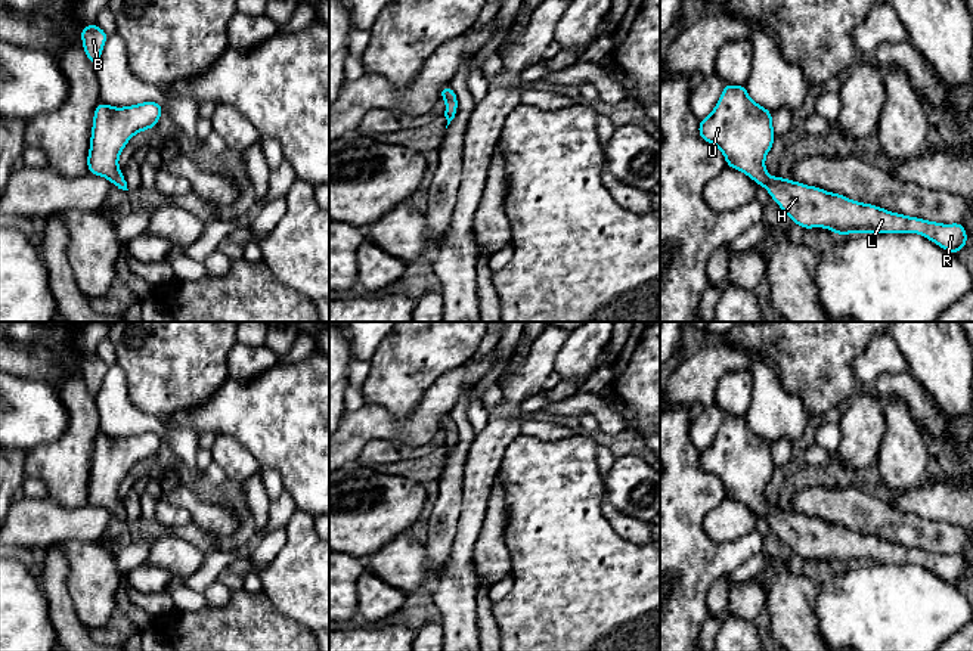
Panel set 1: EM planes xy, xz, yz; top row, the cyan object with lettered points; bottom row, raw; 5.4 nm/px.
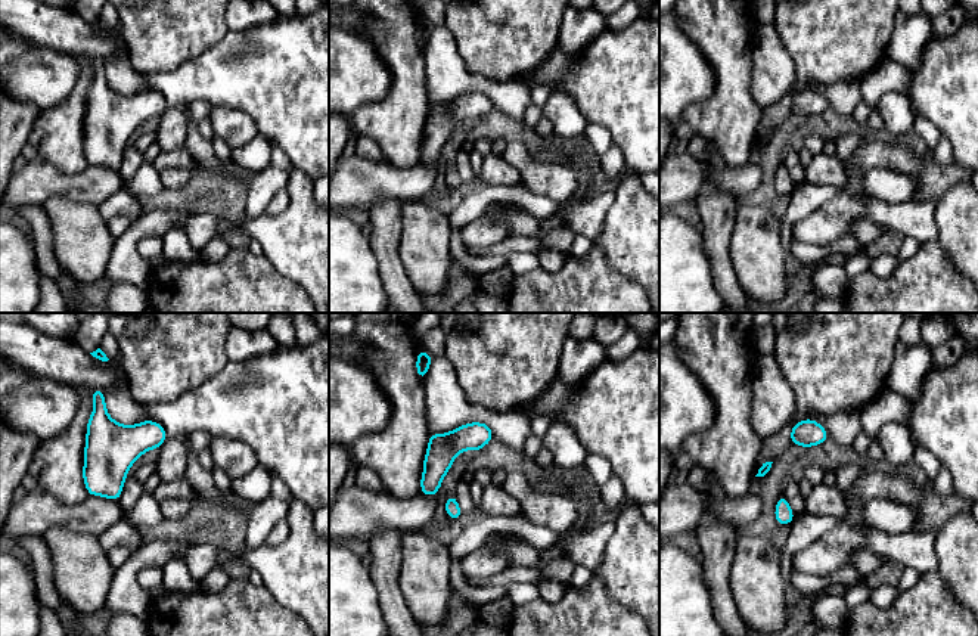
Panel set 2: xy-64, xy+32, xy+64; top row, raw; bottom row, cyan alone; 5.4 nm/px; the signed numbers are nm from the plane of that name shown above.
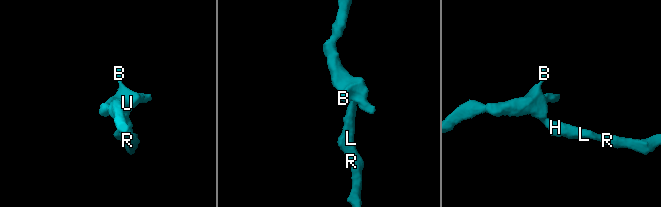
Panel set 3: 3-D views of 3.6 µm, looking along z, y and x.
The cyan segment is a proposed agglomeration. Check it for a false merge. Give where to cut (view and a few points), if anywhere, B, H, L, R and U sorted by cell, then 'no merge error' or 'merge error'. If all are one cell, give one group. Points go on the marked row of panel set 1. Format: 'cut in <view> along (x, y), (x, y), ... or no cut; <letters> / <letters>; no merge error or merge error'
no cut; B H L R U; no merge error

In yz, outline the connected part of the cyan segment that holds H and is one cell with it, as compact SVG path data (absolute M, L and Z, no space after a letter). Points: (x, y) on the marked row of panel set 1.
M725 84L715 109L698 121L700 137L718 146L725 156L726 167L747 174L759 186L763 186L794 224L806 229L824 227L840 236L849 233L918 233L935 242L942 249L957 254L967 244L963 223L936 223L918 217L910 217L887 211L873 204L852 201L842 193L831 193L816 186L808 186L794 180L772 177L766 173L765 158L774 146L772 112L753 102L746 86Z

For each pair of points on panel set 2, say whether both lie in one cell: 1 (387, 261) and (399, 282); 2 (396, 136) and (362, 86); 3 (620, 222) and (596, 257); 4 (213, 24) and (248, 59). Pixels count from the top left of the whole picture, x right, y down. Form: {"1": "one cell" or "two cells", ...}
{"1": "one cell", "2": "two cells", "3": "two cells", "4": "two cells"}

